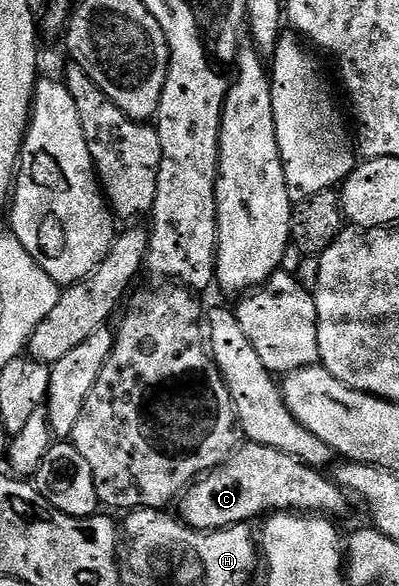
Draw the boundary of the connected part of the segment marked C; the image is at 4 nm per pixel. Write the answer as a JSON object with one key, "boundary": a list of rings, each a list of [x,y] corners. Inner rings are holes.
{"boundary":[[[245,442],[210,472],[193,481],[179,496],[179,516],[199,532],[214,532],[232,524],[253,522],[256,516],[278,512],[320,514],[338,518],[345,512],[346,493],[316,467],[262,444]]]}

